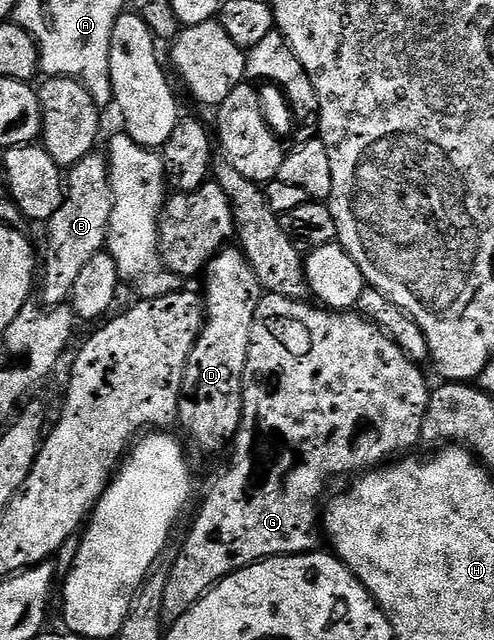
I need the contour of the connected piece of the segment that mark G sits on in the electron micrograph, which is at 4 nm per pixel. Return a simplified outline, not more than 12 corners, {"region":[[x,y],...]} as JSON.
{"region":[[274,293],[233,458],[163,590],[318,548],[329,477],[421,441],[431,384],[356,311]]}

